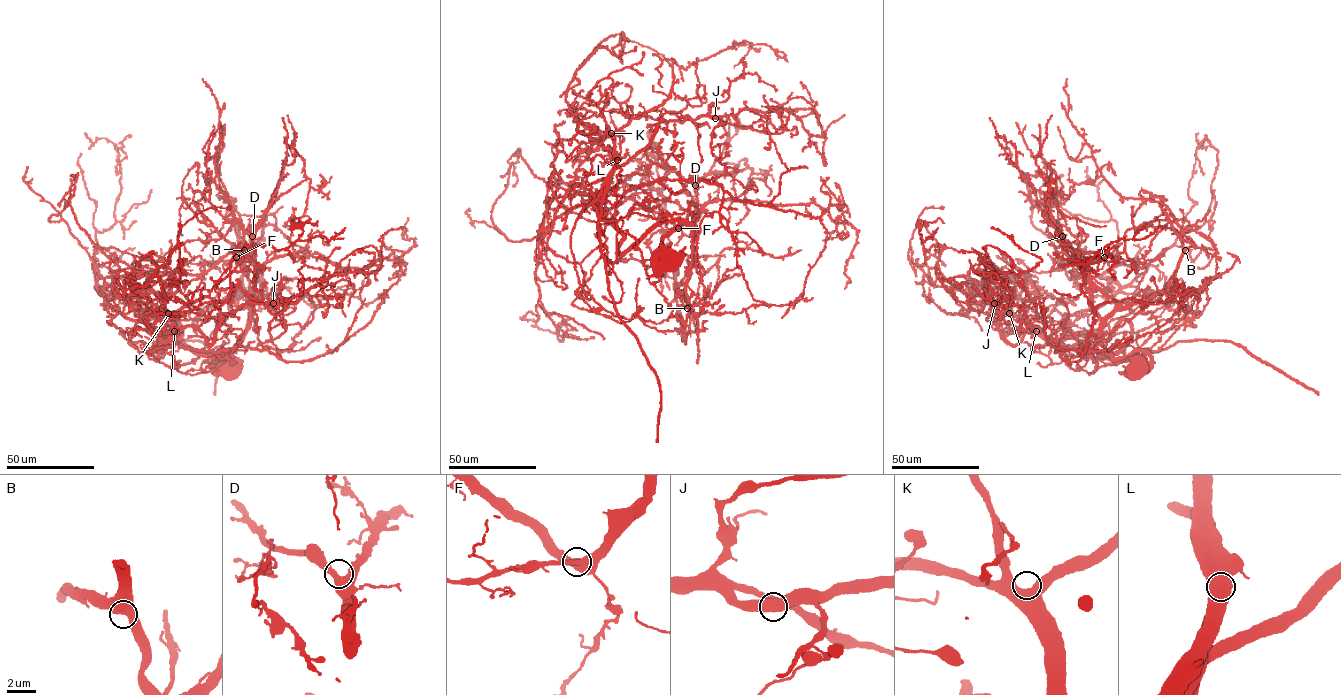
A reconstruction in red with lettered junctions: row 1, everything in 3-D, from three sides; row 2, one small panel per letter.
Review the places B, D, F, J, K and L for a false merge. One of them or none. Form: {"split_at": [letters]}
{"split_at": ["L"]}

